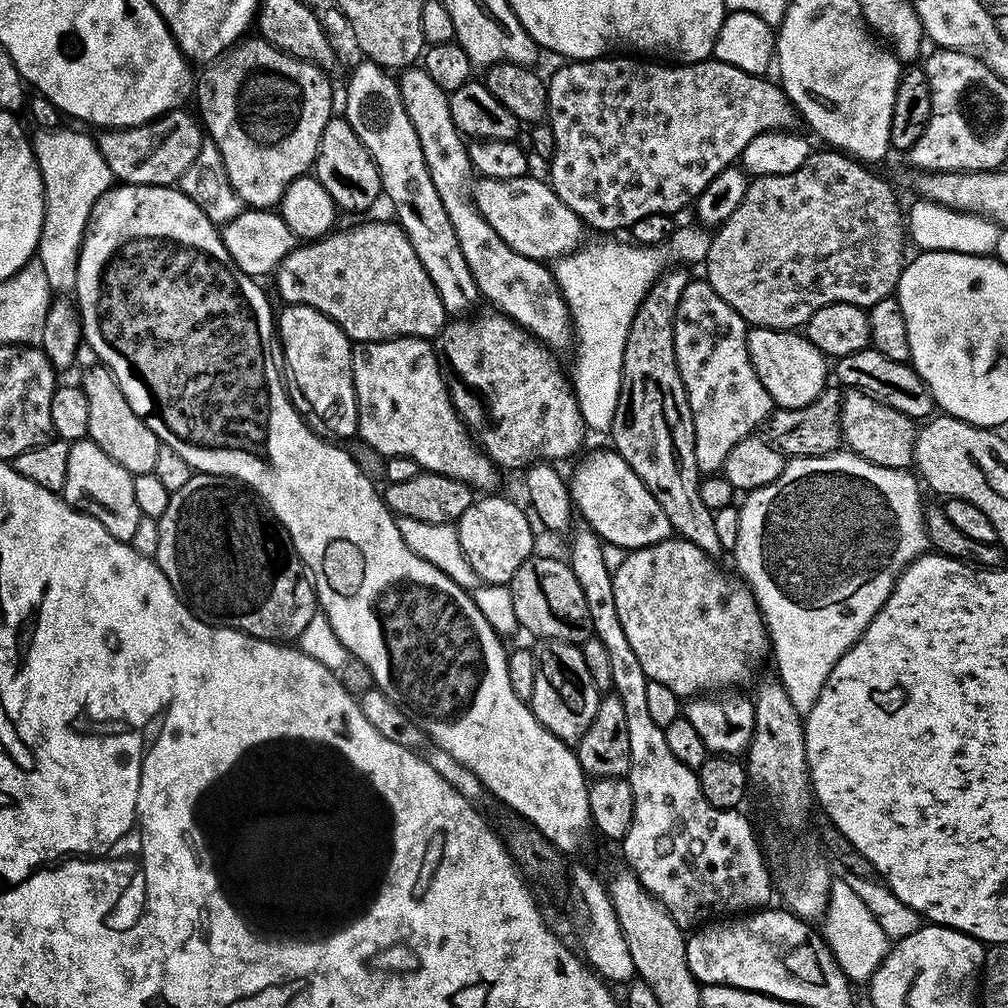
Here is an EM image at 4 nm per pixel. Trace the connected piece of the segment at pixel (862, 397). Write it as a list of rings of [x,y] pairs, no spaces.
[[[857,388],[847,389],[840,398],[840,434],[847,451],[862,457],[863,460],[874,462],[878,466],[887,468],[903,468],[905,470],[913,467],[916,458],[916,433],[918,424],[915,419],[890,406],[882,401],[875,400],[869,392],[863,392]]]

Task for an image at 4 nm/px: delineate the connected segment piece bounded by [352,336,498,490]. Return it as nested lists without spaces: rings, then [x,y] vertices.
[[[397,336],[394,340],[360,342],[352,350],[352,373],[358,402],[358,436],[384,458],[405,456],[425,472],[437,472],[466,482],[473,490],[492,490],[498,469],[482,451],[467,423],[460,419],[448,393],[448,381],[436,349],[422,336]]]

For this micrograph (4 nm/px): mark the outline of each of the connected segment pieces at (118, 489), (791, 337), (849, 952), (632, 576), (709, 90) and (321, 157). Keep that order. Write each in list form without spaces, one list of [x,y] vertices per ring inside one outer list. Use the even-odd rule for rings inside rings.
[[[85,438],[72,444],[62,499],[72,508],[102,522],[102,526],[106,526],[114,538],[125,542],[134,538],[134,529],[138,526],[141,513],[134,498],[133,475],[118,466],[118,462],[114,462],[114,458],[110,458],[110,454],[106,454],[106,450],[92,440]]]
[[[749,327],[748,353],[754,366],[754,374],[758,374],[758,382],[766,386],[766,394],[770,394],[776,408],[806,406],[814,402],[814,398],[818,398],[818,394],[822,394],[822,390],[829,383],[829,361],[799,331]]]
[[[842,878],[833,879],[828,909],[822,917],[823,924],[822,937],[841,970],[852,982],[868,982],[888,956],[890,941],[882,926],[878,926],[878,918],[870,914],[866,902],[862,902],[862,898],[858,898],[858,894],[854,894]]]
[[[669,538],[650,545],[648,548],[637,548],[629,551],[624,557],[622,566],[612,573],[612,589],[614,590],[614,606],[618,606],[618,622],[622,622],[622,630],[626,630],[626,638],[630,641],[630,647],[638,657],[638,663],[642,670],[646,670],[649,680],[662,682],[669,690],[674,690],[674,694],[681,698],[695,698],[709,690],[720,690],[723,684],[728,686],[740,686],[752,676],[752,664],[760,664],[770,656],[770,641],[768,639],[768,627],[764,625],[764,616],[760,613],[760,608],[756,604],[756,595],[751,588],[743,582],[731,580],[722,569],[716,565],[717,561],[713,557],[706,555],[694,542],[679,538]]]
[[[608,54],[599,60],[574,60],[571,62],[561,63],[561,68],[551,77],[547,77],[546,83],[548,86],[548,115],[546,117],[546,123],[554,130],[554,154],[550,163],[547,165],[548,176],[547,179],[550,181],[554,194],[558,194],[558,198],[562,198],[562,202],[566,202],[566,206],[570,206],[570,210],[574,210],[574,214],[578,214],[578,218],[584,221],[585,225],[589,229],[597,228],[598,231],[604,232],[600,234],[616,234],[619,228],[624,230],[631,229],[632,224],[638,222],[640,218],[645,218],[646,215],[662,214],[672,216],[680,212],[684,207],[691,205],[697,198],[702,194],[702,190],[706,190],[706,186],[710,186],[710,182],[714,182],[714,178],[722,170],[733,167],[739,161],[740,155],[746,150],[746,146],[750,146],[750,142],[754,142],[754,138],[758,138],[764,132],[779,132],[781,130],[788,130],[793,127],[792,123],[797,123],[798,113],[795,106],[792,105],[792,101],[789,100],[785,94],[783,87],[779,83],[771,84],[768,78],[764,76],[751,76],[746,74],[742,70],[738,70],[734,66],[730,66],[718,59],[707,59],[701,61],[698,64],[676,64],[673,66],[668,62],[649,62],[644,58],[633,58],[628,54]]]
[[[343,118],[329,120],[326,130],[322,130],[322,142],[318,146],[314,175],[318,182],[322,182],[322,186],[326,186],[326,194],[330,194],[337,209],[364,212],[376,199],[381,199],[378,166],[374,158],[370,158],[370,150],[362,146],[358,134],[354,134],[354,130]]]

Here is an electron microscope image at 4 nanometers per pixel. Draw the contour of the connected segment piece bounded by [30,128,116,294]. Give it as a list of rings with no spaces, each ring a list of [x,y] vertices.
[[[66,128],[35,129],[33,133],[30,143],[44,186],[42,234],[36,256],[42,262],[52,290],[70,294],[76,289],[81,242],[93,206],[113,187],[116,179],[91,135]]]

